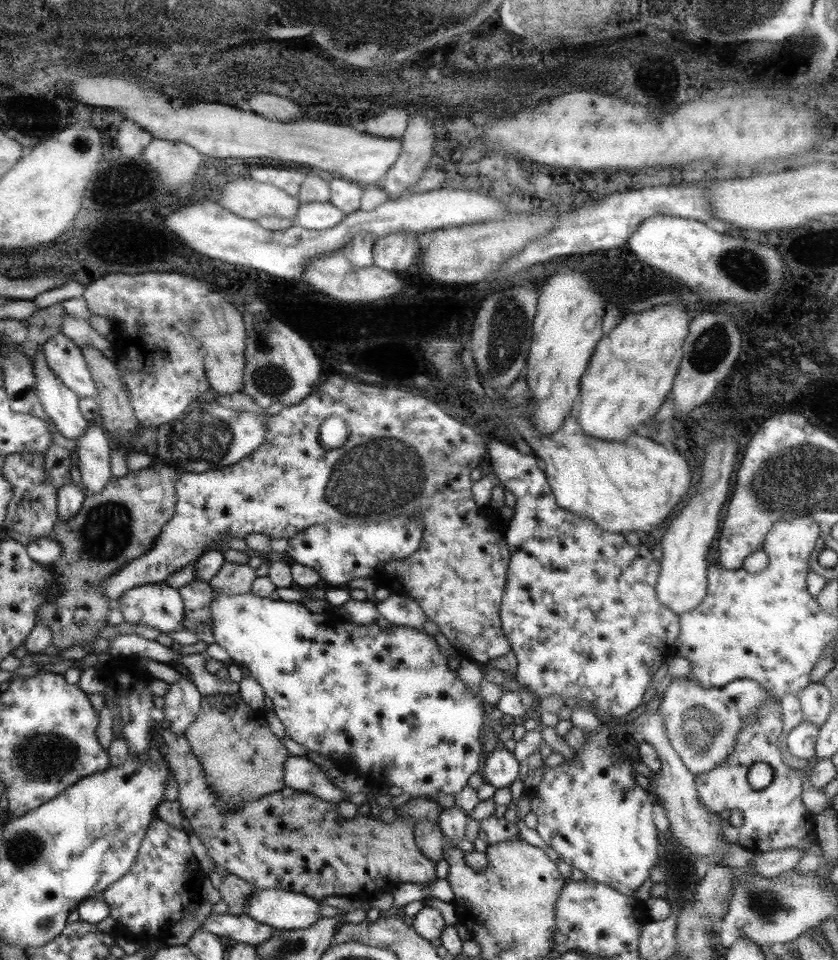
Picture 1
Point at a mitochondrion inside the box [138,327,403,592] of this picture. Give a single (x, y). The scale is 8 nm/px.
(202, 440)

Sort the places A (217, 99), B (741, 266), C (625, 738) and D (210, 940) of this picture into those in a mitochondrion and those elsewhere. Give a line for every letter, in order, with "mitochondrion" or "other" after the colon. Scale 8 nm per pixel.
A: other
B: mitochondrion
C: other
D: other

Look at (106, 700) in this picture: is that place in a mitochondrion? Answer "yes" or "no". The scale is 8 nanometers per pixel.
no

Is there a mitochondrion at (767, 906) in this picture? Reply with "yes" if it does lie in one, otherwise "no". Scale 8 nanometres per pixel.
yes

